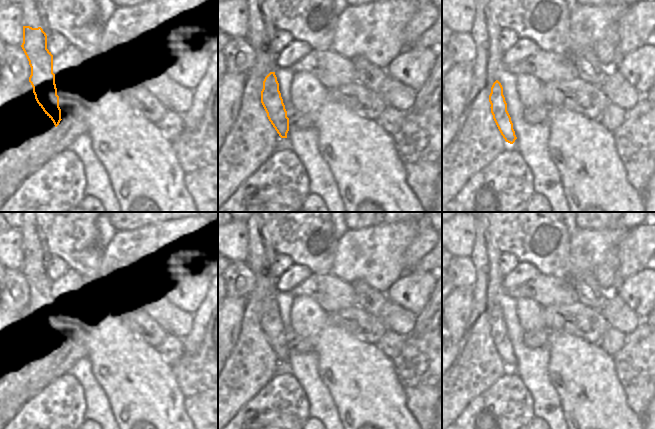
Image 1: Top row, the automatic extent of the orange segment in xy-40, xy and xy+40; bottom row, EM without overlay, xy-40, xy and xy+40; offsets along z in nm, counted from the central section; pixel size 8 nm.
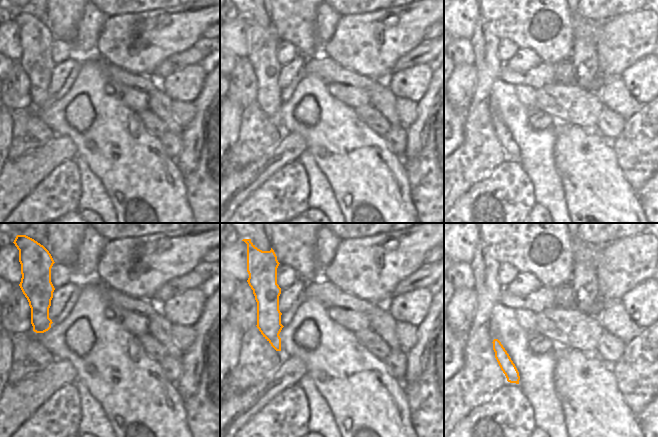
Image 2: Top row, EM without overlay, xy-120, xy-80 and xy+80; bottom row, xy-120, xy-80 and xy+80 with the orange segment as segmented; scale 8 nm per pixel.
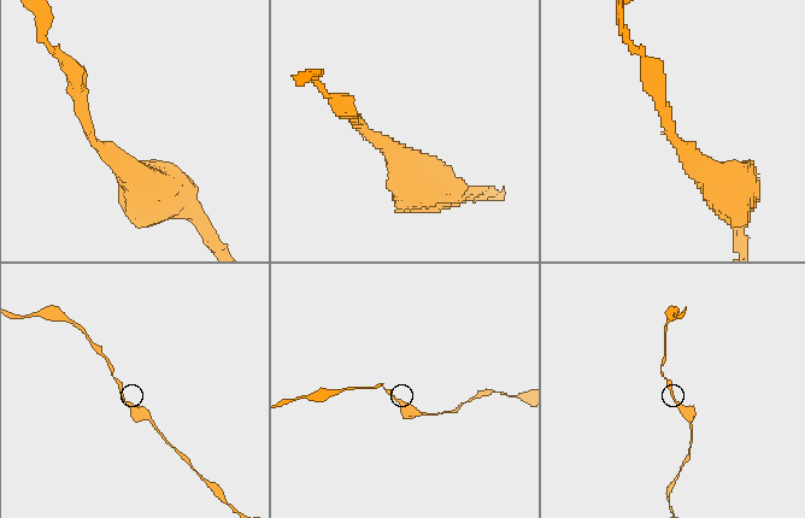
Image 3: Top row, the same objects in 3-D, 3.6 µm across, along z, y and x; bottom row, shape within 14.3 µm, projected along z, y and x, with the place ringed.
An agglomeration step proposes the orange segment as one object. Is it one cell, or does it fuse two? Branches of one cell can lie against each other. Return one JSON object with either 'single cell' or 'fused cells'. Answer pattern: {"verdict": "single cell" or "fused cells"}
{"verdict": "single cell"}

